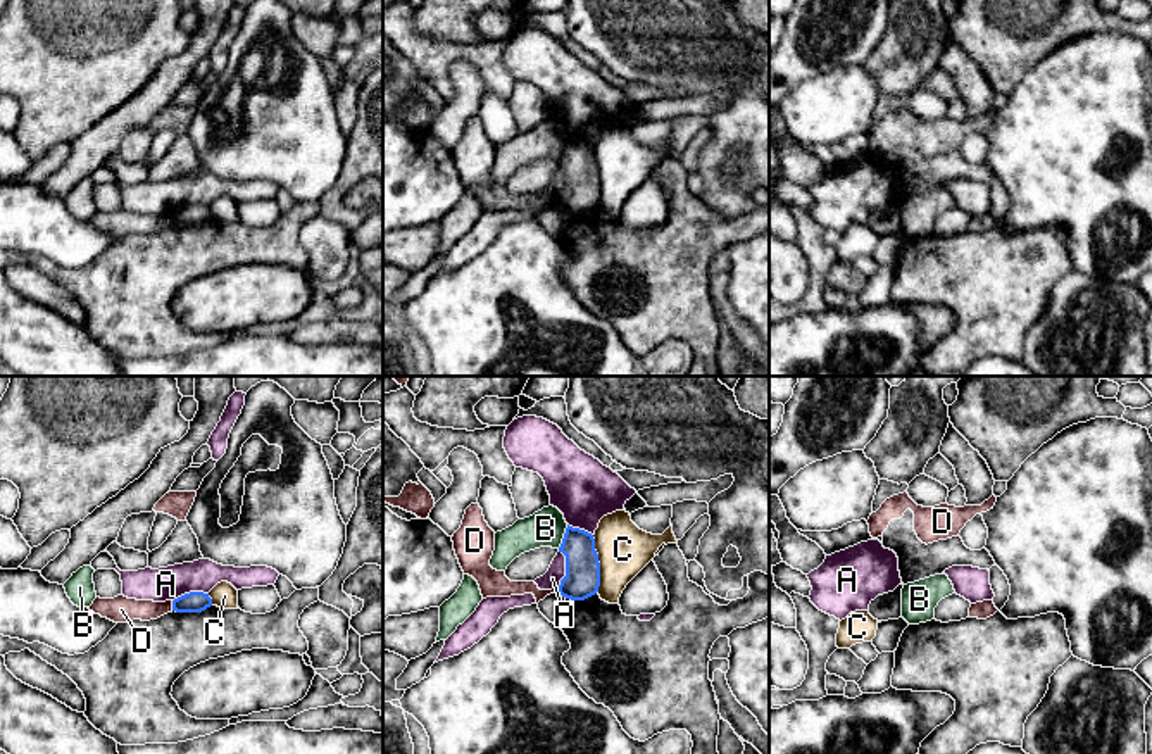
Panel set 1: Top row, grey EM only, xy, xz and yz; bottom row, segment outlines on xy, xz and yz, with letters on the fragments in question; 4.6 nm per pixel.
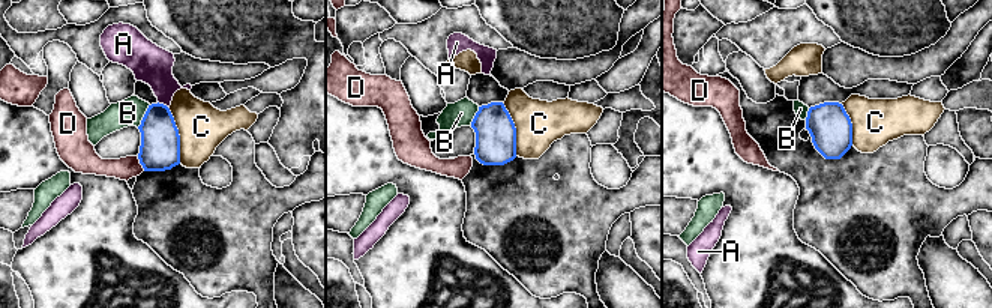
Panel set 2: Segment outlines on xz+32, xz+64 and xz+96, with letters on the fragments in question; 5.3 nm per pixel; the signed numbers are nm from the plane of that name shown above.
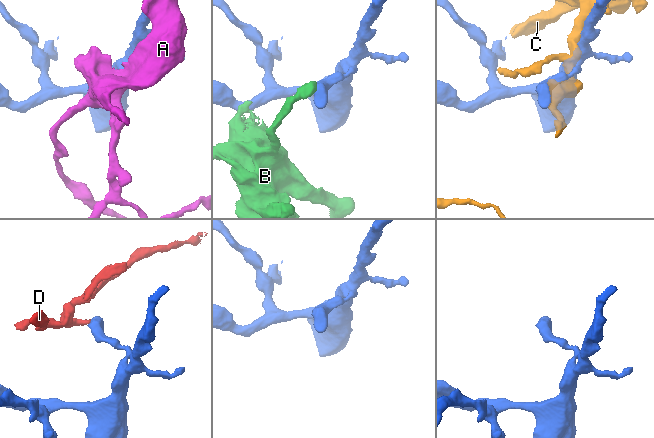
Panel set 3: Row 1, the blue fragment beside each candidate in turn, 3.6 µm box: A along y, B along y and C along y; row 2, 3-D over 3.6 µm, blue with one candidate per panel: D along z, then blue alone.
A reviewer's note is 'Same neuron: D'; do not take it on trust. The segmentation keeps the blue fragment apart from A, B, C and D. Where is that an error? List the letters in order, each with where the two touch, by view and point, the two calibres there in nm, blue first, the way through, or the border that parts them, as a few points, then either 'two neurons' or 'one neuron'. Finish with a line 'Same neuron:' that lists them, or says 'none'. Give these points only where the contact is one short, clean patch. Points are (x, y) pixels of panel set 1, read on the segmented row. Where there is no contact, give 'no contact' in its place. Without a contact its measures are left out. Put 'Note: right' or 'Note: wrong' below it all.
A: xz (566, 570) | 170/80 nm | two neurons
B: xz (564, 537) | 170/180 nm | along xz (568, 525), (557, 547) | two neurons
C: xz (599, 565) | 170/240 nm | two neurons
D: xy (173, 606) | 100/130 nm | along xy (171, 601), (173, 609) | two neurons
Same neuron: none
Note: wrong

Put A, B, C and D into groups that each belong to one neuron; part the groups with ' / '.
A / B / C / D

